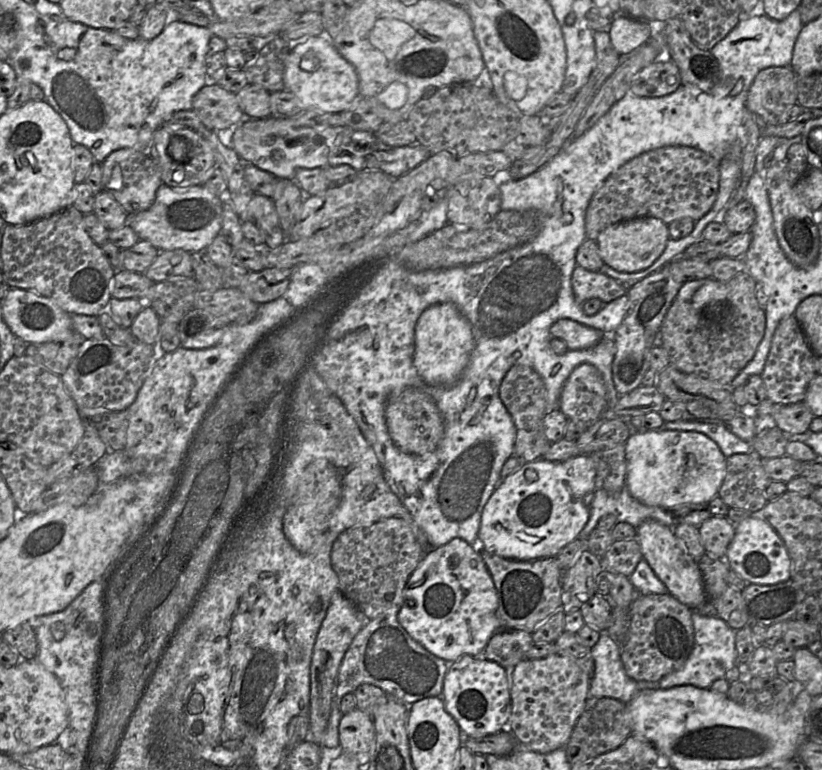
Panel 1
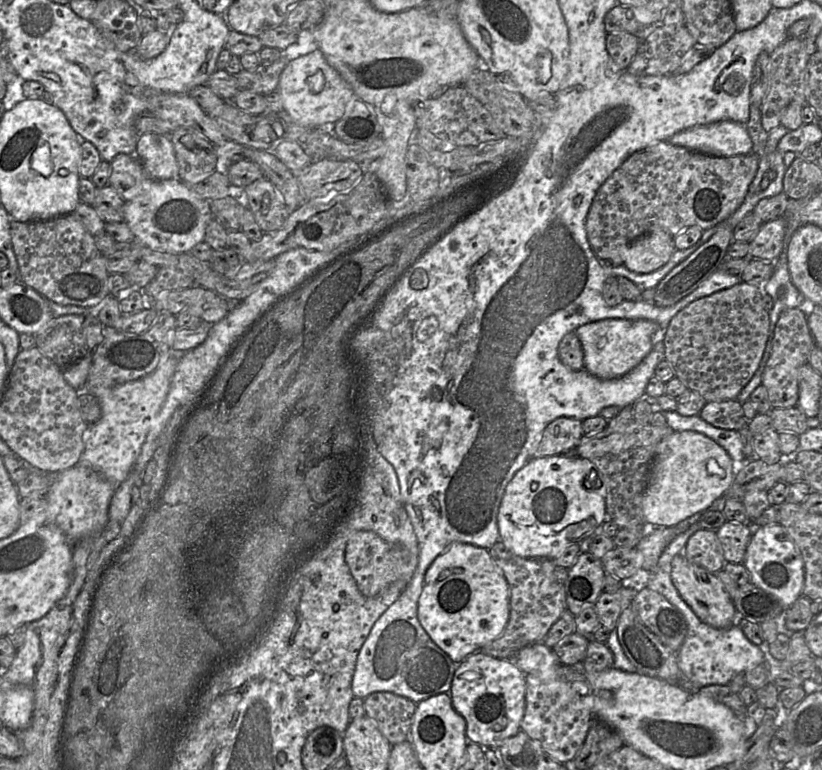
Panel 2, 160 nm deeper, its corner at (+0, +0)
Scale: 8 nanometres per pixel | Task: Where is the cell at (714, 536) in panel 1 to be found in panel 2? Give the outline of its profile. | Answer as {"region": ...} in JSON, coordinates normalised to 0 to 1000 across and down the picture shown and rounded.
{"region":[[[883,677],[872,690],[883,730],[904,731],[916,684],[897,677]]]}

